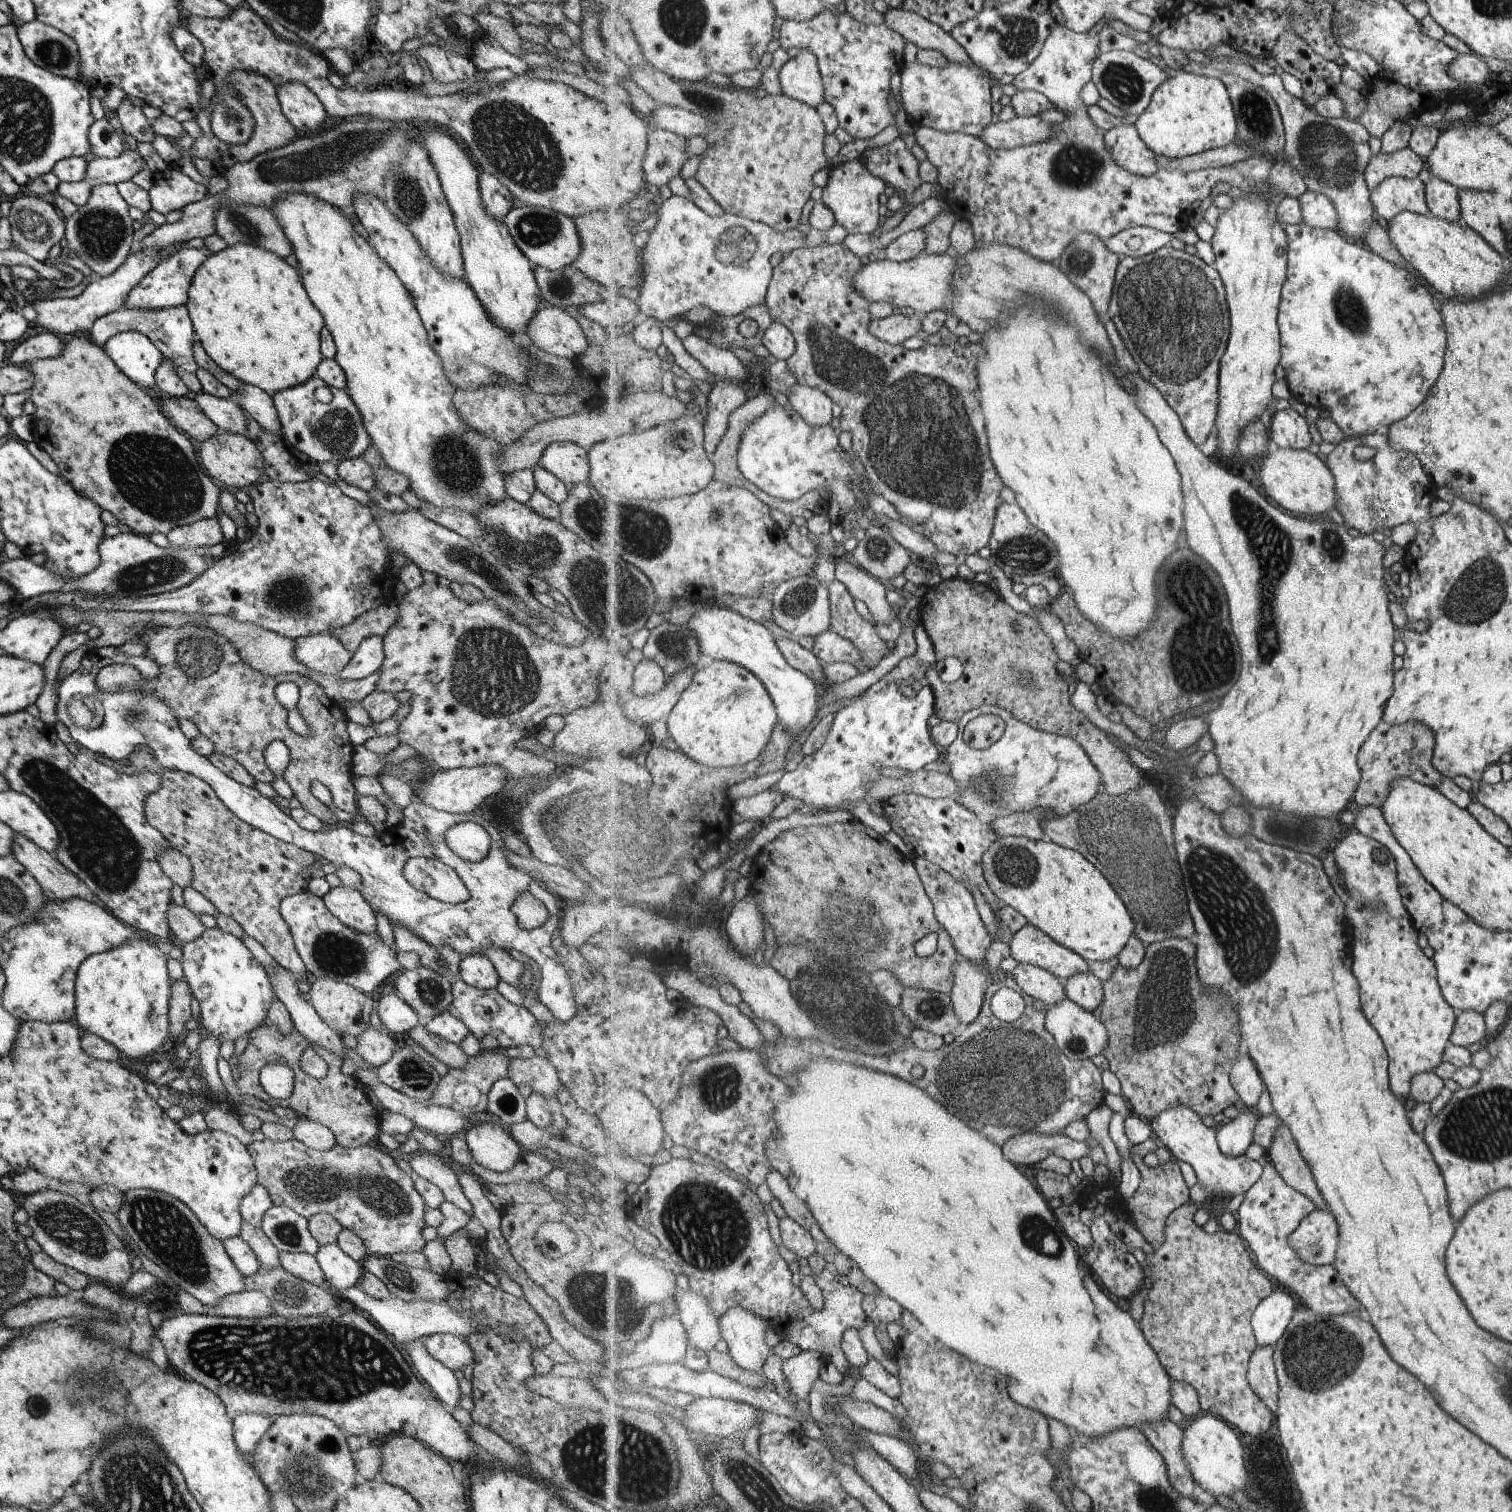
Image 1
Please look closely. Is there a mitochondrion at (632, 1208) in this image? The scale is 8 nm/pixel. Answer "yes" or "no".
no

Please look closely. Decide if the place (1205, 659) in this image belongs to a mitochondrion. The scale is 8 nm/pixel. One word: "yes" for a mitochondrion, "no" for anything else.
yes

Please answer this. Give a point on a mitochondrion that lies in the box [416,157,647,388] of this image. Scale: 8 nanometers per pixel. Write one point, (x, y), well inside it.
(534, 229)

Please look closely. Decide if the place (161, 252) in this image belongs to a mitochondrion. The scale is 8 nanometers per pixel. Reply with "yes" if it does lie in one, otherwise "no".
no

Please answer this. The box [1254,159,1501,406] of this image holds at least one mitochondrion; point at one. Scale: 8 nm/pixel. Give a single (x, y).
(1350, 311)

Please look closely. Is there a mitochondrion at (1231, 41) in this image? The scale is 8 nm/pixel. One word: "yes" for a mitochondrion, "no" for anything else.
no

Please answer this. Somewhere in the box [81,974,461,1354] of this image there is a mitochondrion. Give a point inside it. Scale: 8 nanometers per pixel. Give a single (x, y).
(170, 1235)

